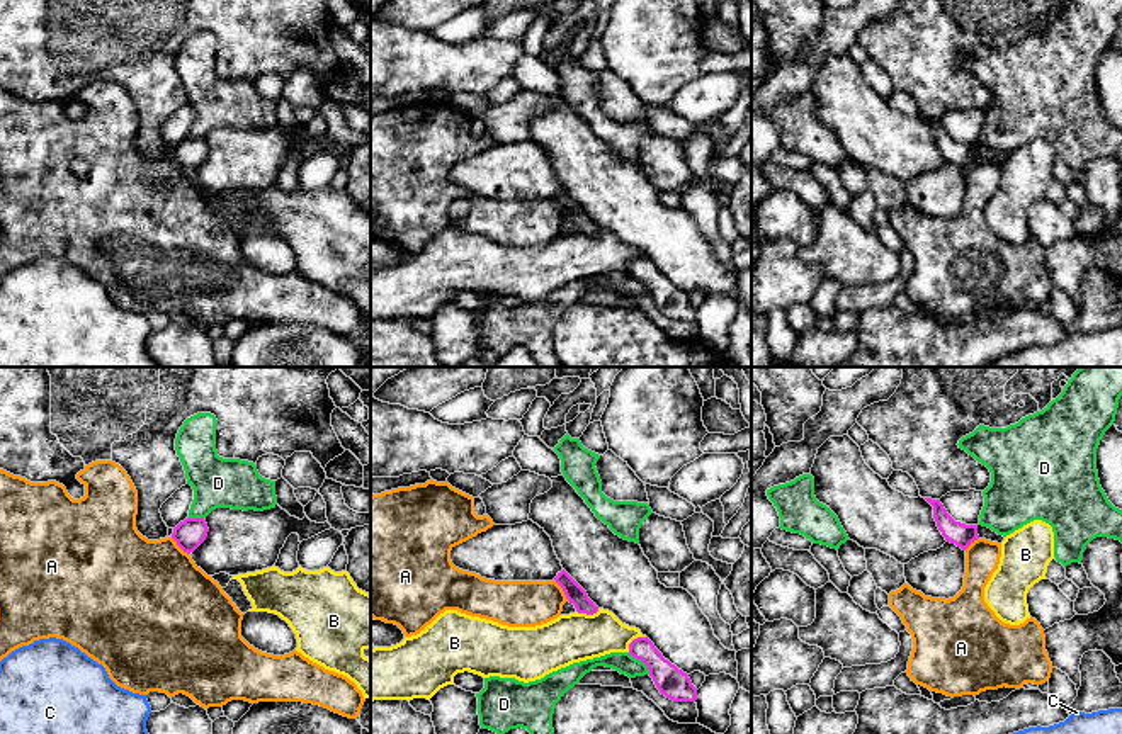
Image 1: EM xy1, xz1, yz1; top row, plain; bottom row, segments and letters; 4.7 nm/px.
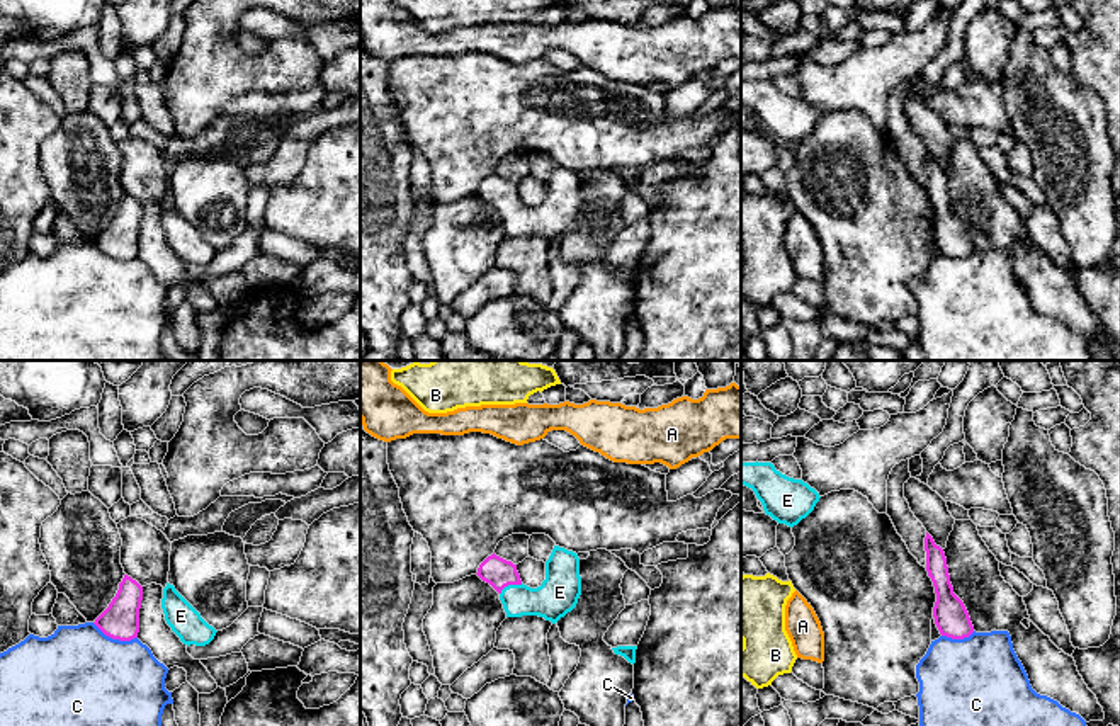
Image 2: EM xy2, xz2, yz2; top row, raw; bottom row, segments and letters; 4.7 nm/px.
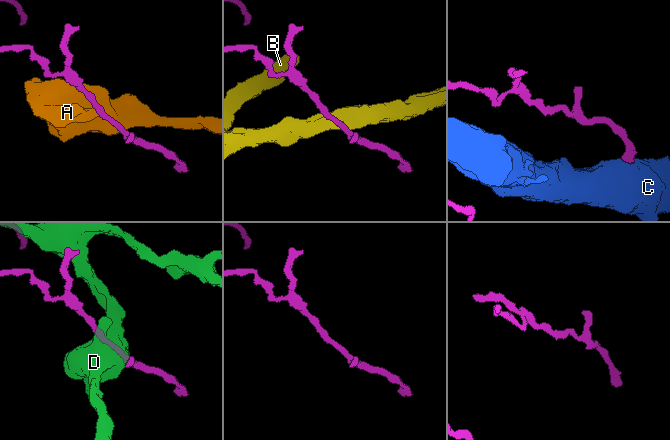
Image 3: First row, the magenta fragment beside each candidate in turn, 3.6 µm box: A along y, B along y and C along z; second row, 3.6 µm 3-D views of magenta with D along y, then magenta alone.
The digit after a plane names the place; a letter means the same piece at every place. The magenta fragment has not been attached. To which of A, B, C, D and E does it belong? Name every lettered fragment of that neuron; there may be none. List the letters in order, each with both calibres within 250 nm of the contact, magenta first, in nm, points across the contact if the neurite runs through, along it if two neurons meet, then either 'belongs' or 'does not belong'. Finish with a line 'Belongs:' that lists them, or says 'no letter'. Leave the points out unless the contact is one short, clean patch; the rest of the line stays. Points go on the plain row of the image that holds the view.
A: calibres 90 and 220 nm; border xz1 (553, 199), (568, 220); does not belong
B: calibres 90 and 220 nm; border xz1 (599, 228), (592, 233), (580, 233), (577, 230); does not belong
C: calibres 180 and 500 nm; border xy2 (92, 242), (113, 257), (136, 257); does not belong
D: calibres 150 and 100 nm; does not belong
E: calibres 140 and 190 nm; way xz2 (497, 191), (510, 203), (522, 215), (560, 211); belongs
Belongs: E

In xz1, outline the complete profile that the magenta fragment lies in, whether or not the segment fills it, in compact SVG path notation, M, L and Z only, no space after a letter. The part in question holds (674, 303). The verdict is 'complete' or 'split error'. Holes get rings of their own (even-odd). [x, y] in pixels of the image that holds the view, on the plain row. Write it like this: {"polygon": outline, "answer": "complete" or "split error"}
{"polygon": "M638 257L629 263L629 274L643 280L661 314L673 321L695 321L697 308L687 292L678 289L654 267L648 257Z", "answer": "complete"}

